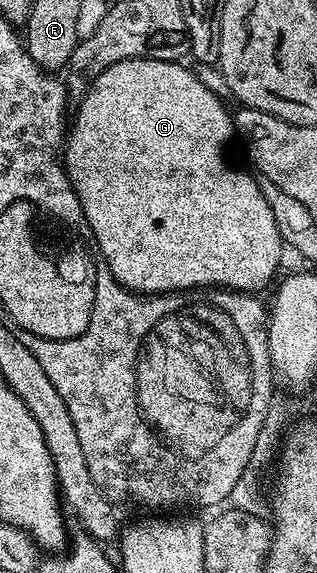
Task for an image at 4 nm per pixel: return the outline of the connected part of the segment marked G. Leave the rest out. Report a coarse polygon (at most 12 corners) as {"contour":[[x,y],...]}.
{"contour":[[117,62],[65,167],[140,294],[262,293],[285,241],[186,63]]}

